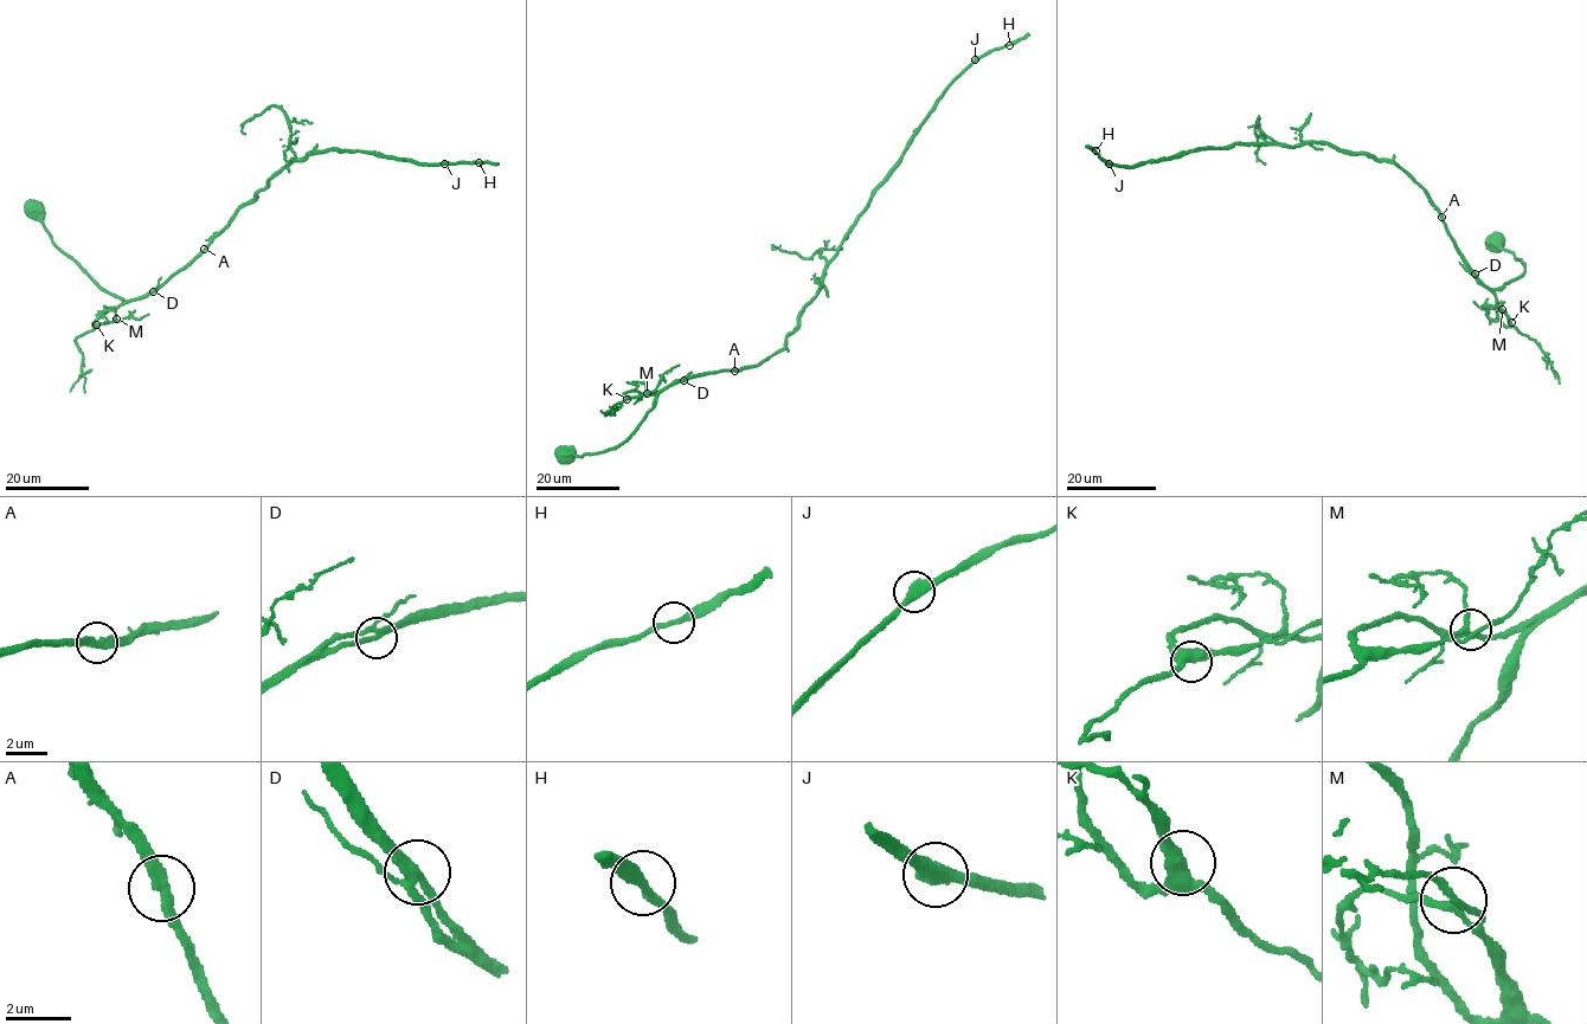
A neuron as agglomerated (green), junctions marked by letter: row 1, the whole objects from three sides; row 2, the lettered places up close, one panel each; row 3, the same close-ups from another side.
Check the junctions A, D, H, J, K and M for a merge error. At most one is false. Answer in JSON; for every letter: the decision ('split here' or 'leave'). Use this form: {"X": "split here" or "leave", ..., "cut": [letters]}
{"A": "leave", "D": "leave", "H": "leave", "J": "leave", "K": "leave", "M": "leave", "cut": []}

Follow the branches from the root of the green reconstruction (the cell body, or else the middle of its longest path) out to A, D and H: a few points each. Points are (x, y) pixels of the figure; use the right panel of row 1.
A: (1495, 244), (1494, 248), (1520, 258), (1524, 274), (1492, 289), (1472, 270), (1441, 217)
D: (1495, 244), (1494, 248), (1520, 258), (1523, 276), (1492, 289), (1475, 274)
H: (1495, 244), (1524, 274), (1492, 289), (1407, 172), (1323, 142), (1241, 143), (1136, 166), (1096, 150)

